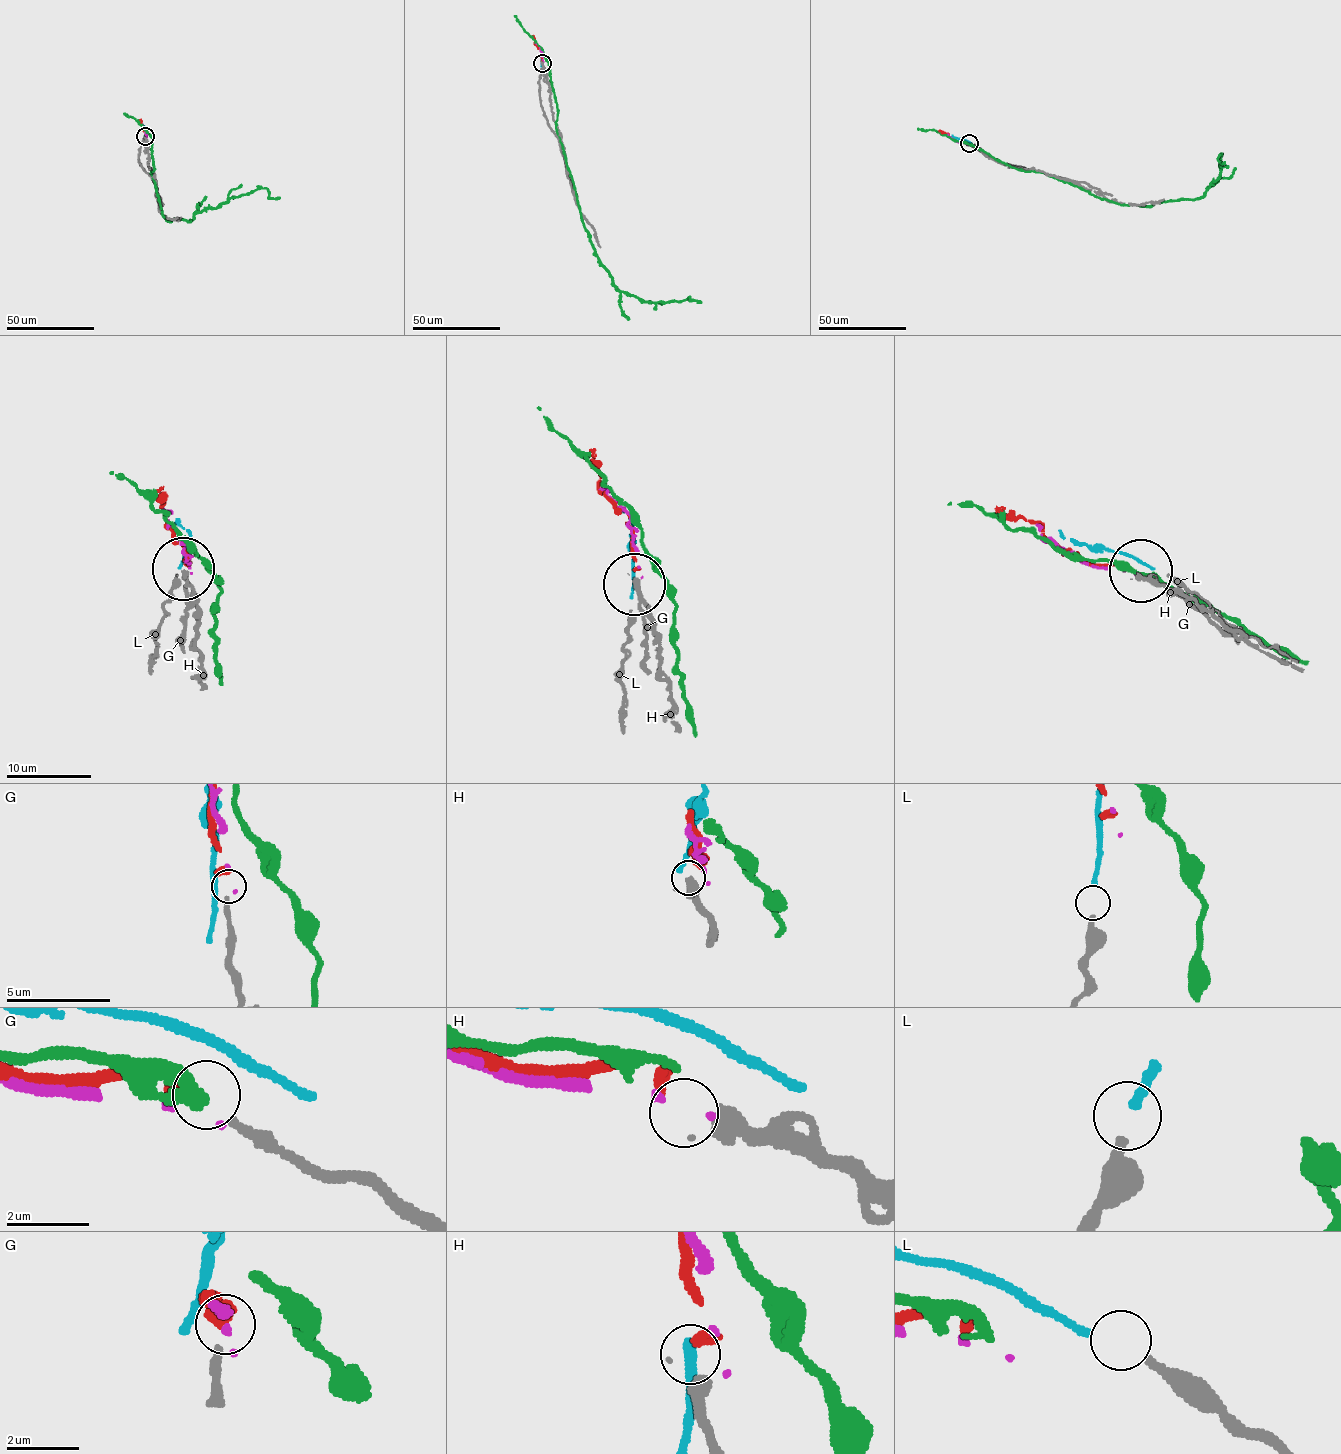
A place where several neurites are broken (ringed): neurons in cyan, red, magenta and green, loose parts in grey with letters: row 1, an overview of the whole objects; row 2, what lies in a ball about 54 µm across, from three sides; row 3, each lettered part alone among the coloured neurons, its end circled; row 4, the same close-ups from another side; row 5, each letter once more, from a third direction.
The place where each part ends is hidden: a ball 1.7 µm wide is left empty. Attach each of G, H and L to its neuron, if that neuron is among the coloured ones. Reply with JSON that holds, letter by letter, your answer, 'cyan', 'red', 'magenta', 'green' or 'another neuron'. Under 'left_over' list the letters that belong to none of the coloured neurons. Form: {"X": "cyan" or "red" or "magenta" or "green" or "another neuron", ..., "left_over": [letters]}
{"G": "red", "H": "another neuron", "L": "cyan", "left_over": ["H"]}

